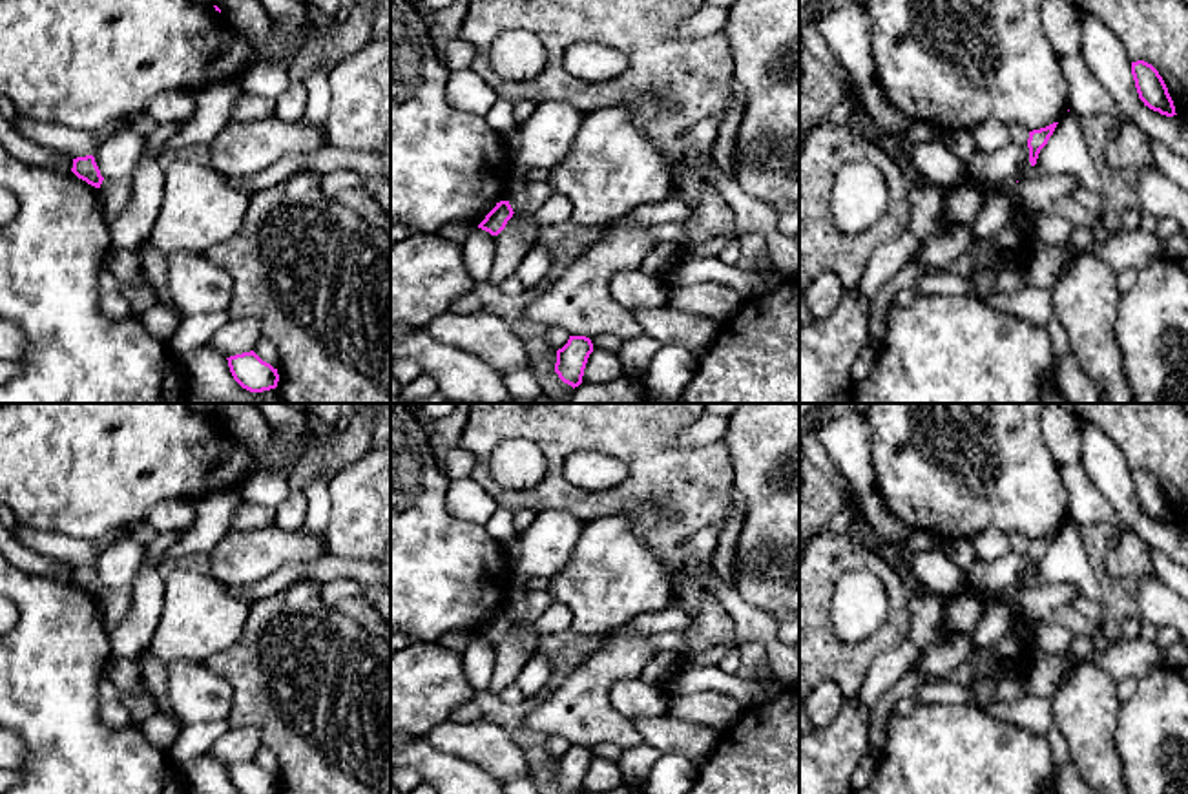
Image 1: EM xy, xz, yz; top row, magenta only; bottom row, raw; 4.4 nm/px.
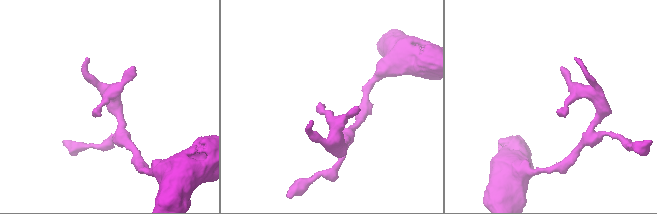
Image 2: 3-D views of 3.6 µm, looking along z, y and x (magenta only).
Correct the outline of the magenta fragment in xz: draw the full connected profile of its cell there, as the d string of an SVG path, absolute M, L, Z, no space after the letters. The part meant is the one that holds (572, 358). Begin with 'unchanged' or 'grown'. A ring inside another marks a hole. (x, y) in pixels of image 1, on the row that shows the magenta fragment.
unchanged; M569 336L568 343L557 350L555 372L573 389L582 383L584 369L593 343L586 336Z

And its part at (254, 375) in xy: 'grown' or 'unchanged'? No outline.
unchanged

